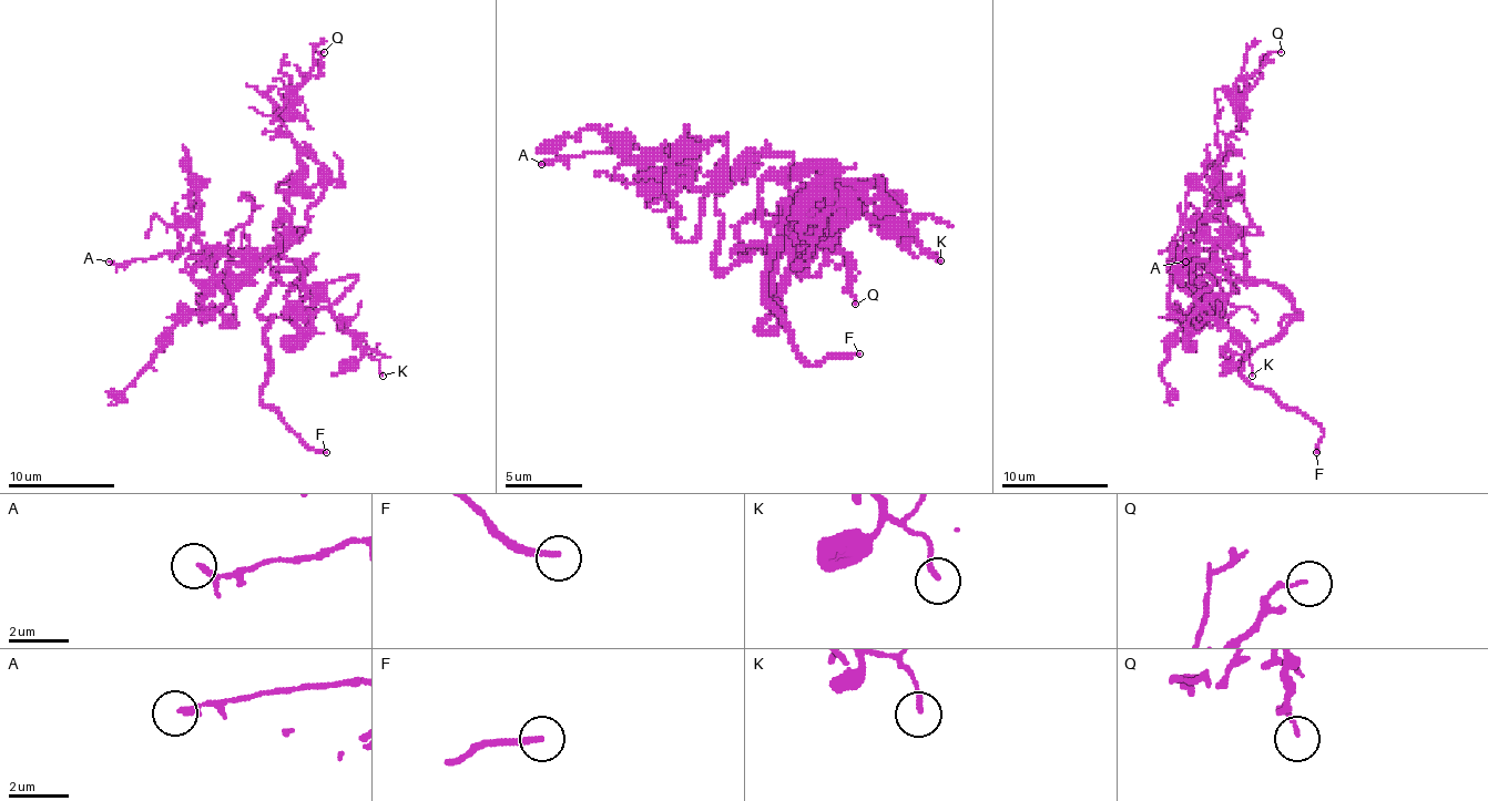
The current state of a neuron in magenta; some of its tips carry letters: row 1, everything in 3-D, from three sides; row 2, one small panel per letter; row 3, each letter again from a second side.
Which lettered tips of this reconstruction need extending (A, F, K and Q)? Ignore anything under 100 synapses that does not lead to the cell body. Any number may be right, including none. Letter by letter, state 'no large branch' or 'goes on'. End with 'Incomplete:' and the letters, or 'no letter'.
A: no large branch
F: goes on
K: no large branch
Q: no large branch
Incomplete: F

